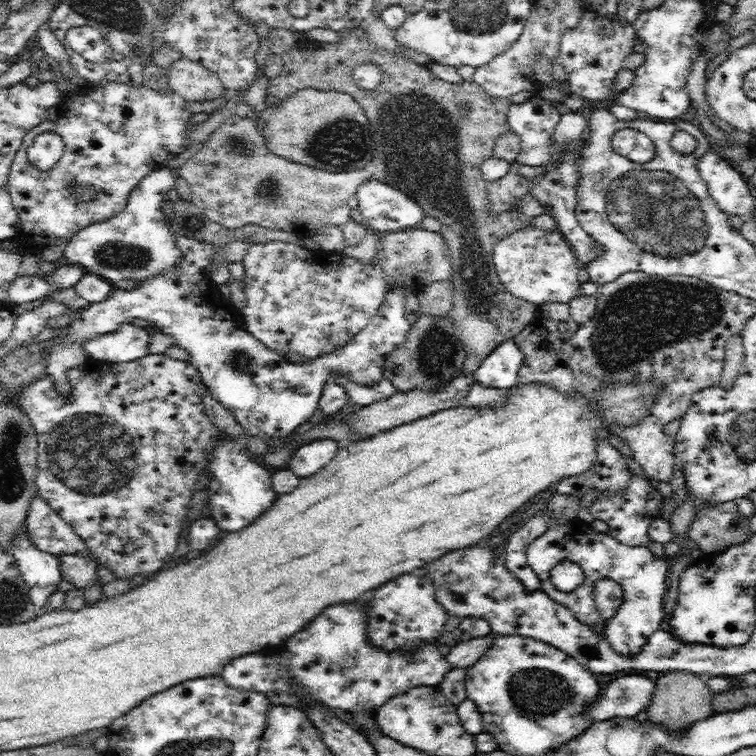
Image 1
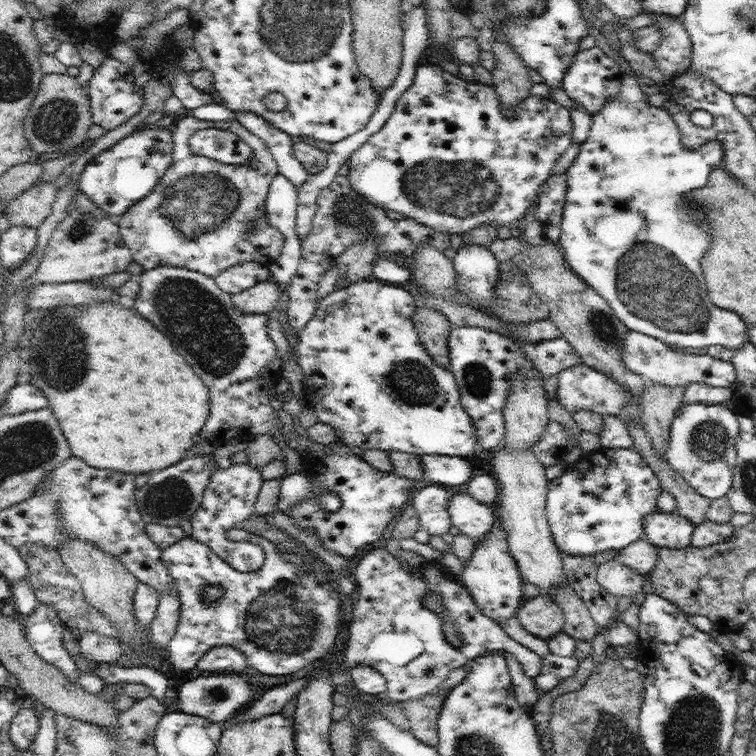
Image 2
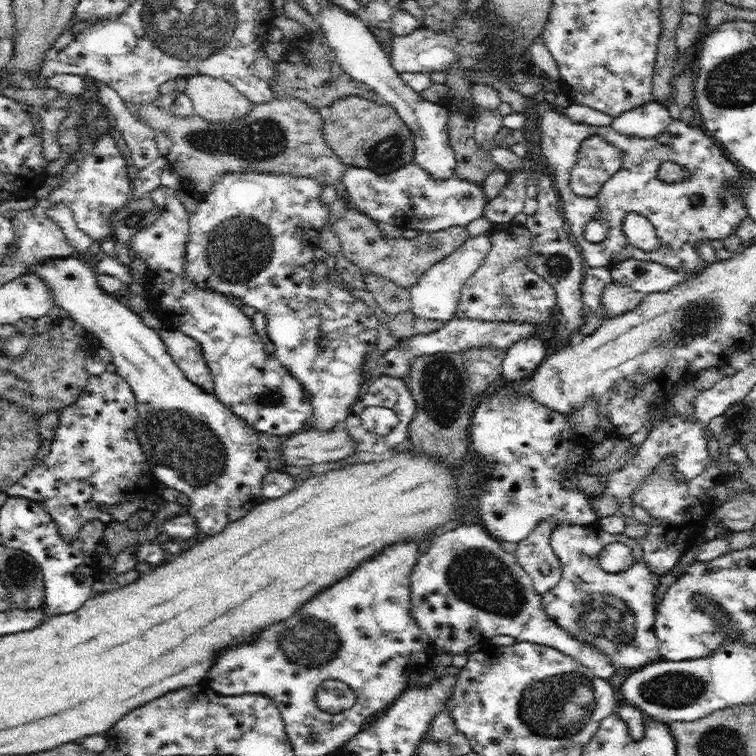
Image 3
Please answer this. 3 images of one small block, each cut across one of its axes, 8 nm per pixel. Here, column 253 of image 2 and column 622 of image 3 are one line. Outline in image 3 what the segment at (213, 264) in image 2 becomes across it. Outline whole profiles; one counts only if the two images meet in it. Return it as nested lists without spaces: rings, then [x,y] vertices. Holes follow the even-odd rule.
[[[548,102],[540,106],[541,152],[547,158],[553,183],[564,201],[562,215],[570,223],[570,235],[577,239],[581,255],[591,268],[609,268],[619,262],[636,259],[657,262],[676,272],[694,272],[706,263],[698,253],[698,242],[724,239],[748,217],[737,186],[737,178],[744,171],[702,128],[688,125],[681,119],[672,119],[660,136],[637,138],[625,136],[611,126],[576,124],[566,115],[553,112],[555,108]],[[596,134],[622,149],[622,166],[605,188],[600,189],[594,198],[587,198],[574,194],[569,188],[570,172],[578,160],[582,142]],[[664,161],[680,164],[688,170],[688,178],[682,182],[660,180],[658,169]],[[632,212],[648,218],[654,225],[660,239],[660,246],[654,252],[644,252],[628,244],[623,233],[623,222]],[[590,220],[599,220],[607,226],[607,236],[600,242],[593,243],[585,237],[586,224]]]

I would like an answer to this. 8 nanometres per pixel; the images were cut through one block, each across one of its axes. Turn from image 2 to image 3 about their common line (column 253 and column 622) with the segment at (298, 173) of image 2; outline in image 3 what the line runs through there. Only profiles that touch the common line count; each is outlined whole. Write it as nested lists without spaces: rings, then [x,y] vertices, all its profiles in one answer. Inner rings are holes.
[[[652,101],[614,117],[611,128],[625,136],[656,138],[670,126],[672,119],[667,106]]]

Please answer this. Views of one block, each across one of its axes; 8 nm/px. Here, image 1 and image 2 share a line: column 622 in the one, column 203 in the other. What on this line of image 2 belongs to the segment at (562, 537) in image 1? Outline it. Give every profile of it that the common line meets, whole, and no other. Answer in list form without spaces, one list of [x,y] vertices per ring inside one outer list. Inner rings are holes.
[[[239,526],[231,528],[226,533],[226,538],[234,542],[248,541],[262,548],[266,555],[264,564],[254,572],[240,572],[221,560],[212,548],[200,543],[194,536],[185,537],[168,546],[161,552],[161,560],[168,573],[176,582],[176,589],[180,599],[179,623],[166,645],[170,652],[168,660],[174,664],[178,670],[192,670],[197,667],[197,662],[215,646],[233,646],[236,650],[243,652],[247,656],[247,666],[256,668],[258,672],[272,674],[272,676],[284,676],[290,674],[295,677],[299,671],[303,671],[305,666],[320,660],[326,654],[332,654],[337,646],[336,635],[338,634],[340,597],[334,591],[332,583],[320,583],[310,574],[300,569],[300,566],[284,561],[278,553],[278,547],[268,541],[265,537],[256,533],[250,534],[246,529]],[[217,585],[222,587],[223,595],[212,604],[204,604],[204,587]]]

